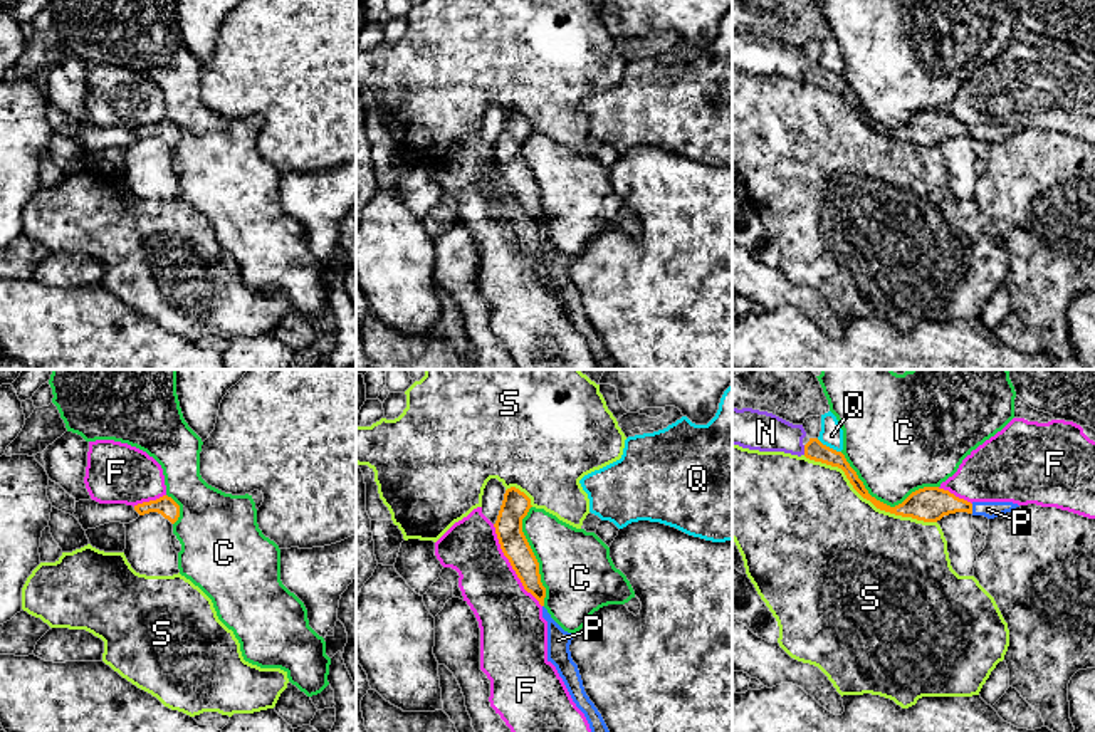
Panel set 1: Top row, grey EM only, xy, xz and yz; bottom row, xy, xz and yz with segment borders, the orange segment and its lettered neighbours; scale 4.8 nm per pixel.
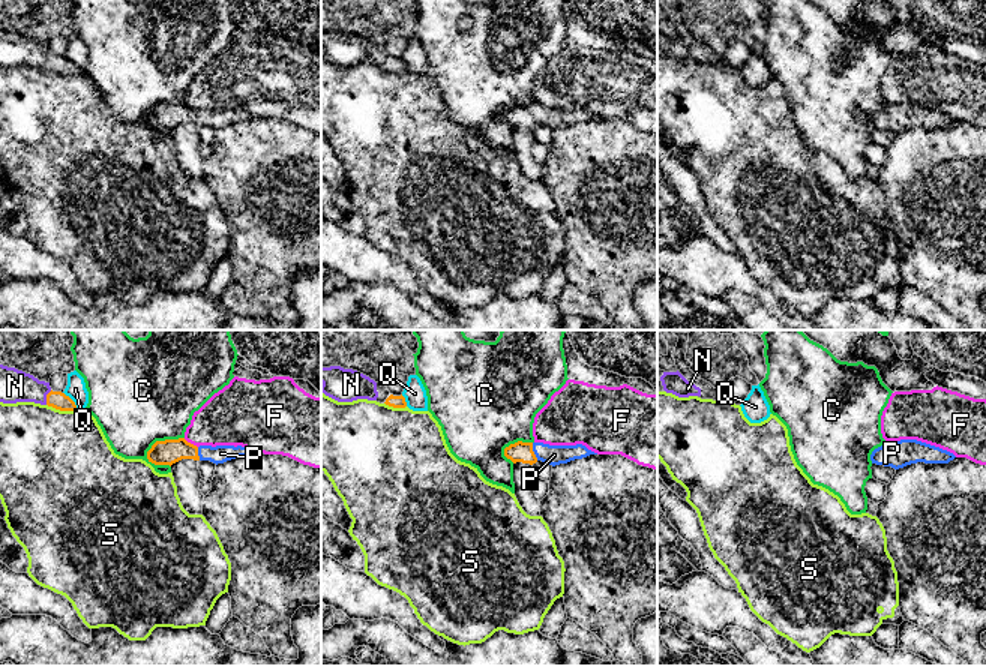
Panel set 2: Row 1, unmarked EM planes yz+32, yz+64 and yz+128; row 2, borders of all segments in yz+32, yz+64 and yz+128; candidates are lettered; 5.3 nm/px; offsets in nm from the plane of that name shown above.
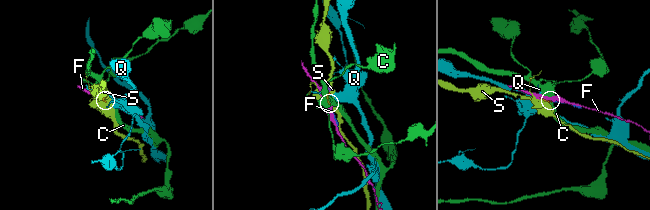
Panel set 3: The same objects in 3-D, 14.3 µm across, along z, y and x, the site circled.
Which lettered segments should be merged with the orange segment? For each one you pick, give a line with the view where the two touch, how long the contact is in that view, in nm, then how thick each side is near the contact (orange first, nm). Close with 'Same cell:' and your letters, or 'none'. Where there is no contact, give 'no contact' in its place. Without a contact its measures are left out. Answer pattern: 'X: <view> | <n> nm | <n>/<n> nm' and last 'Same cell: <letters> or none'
N: yz | 50 nm | 100/190 nm
P: yz | 50 nm | 170/80 nm
Same cell: N, P

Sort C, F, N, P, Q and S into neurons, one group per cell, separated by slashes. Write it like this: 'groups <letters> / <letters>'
groups C / F / N P / Q / S

